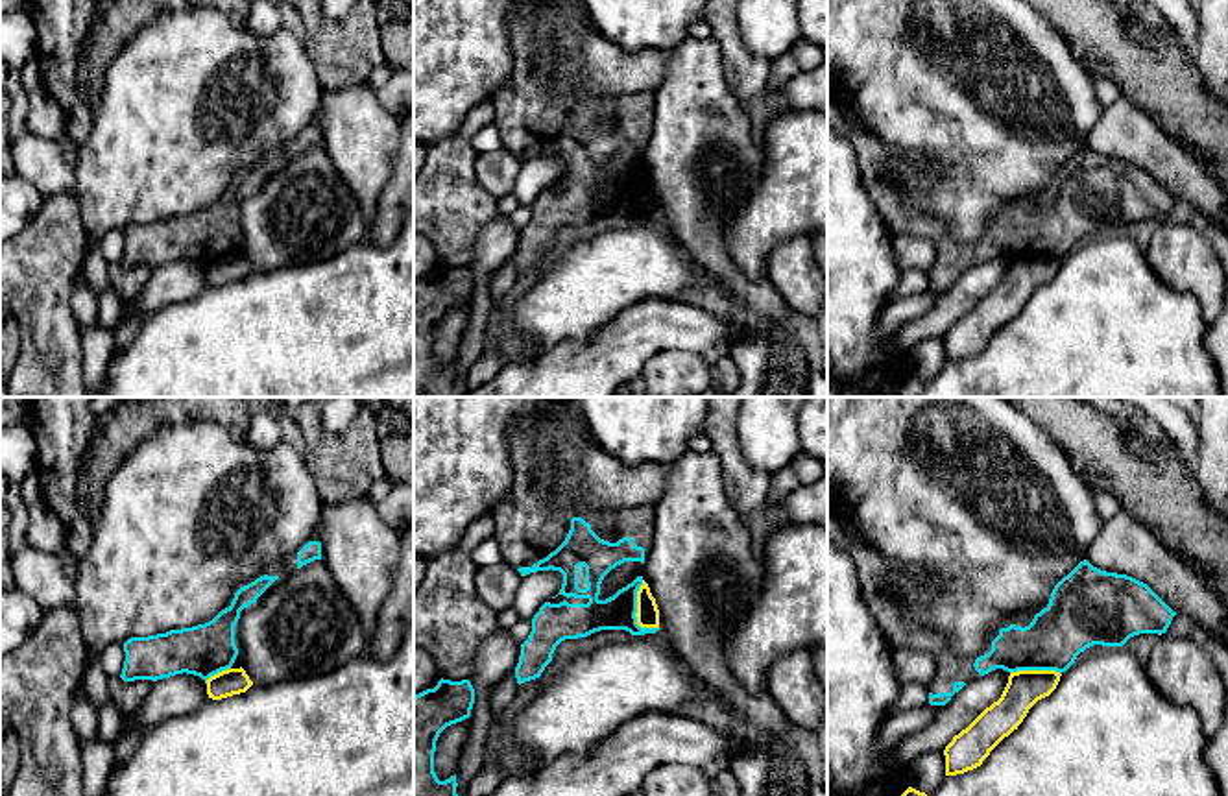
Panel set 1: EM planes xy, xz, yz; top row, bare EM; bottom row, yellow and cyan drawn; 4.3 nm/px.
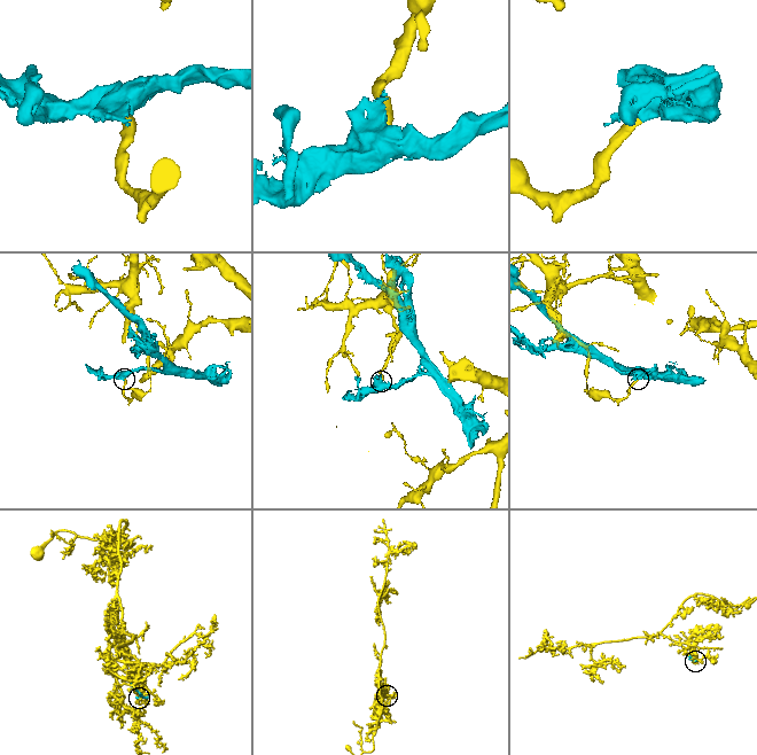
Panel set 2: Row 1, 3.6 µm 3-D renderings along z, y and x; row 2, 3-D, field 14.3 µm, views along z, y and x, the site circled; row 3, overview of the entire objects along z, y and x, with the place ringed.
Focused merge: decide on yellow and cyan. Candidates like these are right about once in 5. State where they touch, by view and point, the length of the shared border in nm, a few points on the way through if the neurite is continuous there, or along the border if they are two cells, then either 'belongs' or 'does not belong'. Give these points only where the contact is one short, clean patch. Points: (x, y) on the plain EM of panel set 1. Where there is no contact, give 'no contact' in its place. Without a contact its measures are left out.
meets yellow in xz at (638, 198); contact 220 nm long; does not belong

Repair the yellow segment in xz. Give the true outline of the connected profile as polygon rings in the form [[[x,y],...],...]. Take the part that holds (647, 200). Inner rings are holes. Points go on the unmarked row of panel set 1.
[[[643,166],[643,172],[637,177],[637,211],[641,214],[659,214],[659,196],[656,185],[650,179],[648,170]]]

